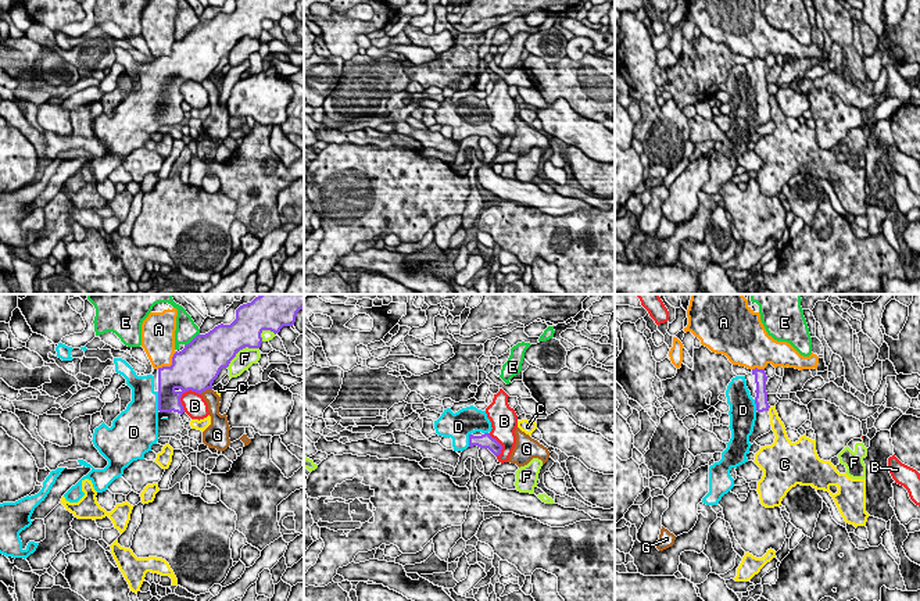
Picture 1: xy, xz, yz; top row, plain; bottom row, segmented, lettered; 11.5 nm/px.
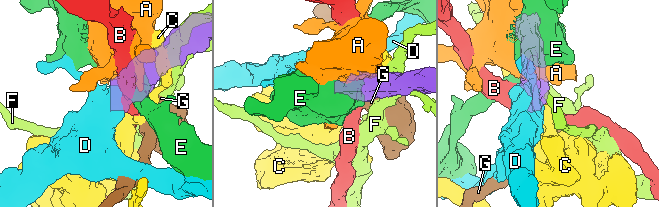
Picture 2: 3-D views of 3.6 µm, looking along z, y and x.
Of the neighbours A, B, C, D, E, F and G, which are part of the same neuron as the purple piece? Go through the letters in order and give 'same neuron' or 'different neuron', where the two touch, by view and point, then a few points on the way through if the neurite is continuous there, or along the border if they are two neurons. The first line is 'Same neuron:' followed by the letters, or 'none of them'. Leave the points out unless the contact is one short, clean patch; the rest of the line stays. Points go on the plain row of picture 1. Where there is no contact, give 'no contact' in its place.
Same neuron: D
A: different neuron | xy (171, 54)
B: different neuron | xy (182, 82)
C: different neuron | yz (769, 96) | along yz (770, 96), (768, 99)
D: same neuron | xy (158, 90)
E: different neuron | xy (193, 28)
F: different neuron | xy (240, 38)
G: different neuron | xy (206, 78)

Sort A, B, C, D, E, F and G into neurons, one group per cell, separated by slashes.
A / B / C / D / E / F / G

